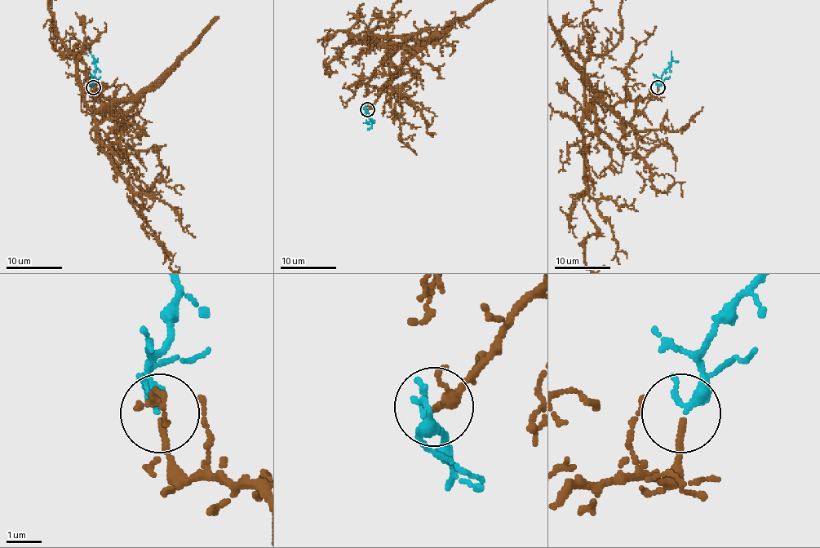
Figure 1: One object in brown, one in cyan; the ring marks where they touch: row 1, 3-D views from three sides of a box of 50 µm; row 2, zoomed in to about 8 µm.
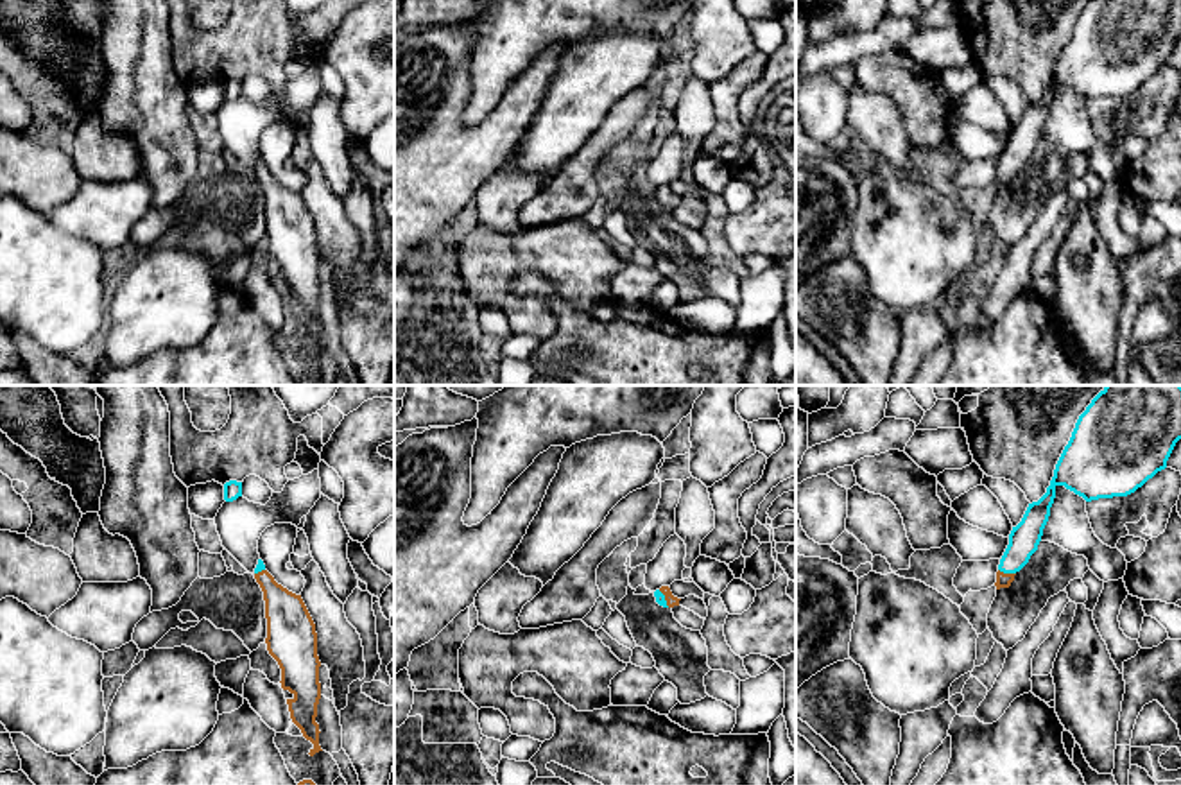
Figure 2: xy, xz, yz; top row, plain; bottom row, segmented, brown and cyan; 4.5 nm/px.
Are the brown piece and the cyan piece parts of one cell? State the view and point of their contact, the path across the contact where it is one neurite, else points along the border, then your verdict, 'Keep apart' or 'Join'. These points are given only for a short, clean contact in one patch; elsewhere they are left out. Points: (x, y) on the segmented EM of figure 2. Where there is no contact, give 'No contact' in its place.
Touches brown at yz (1008, 574). Path across: yz (1002, 579), (1008, 574), (1024, 538). Join

